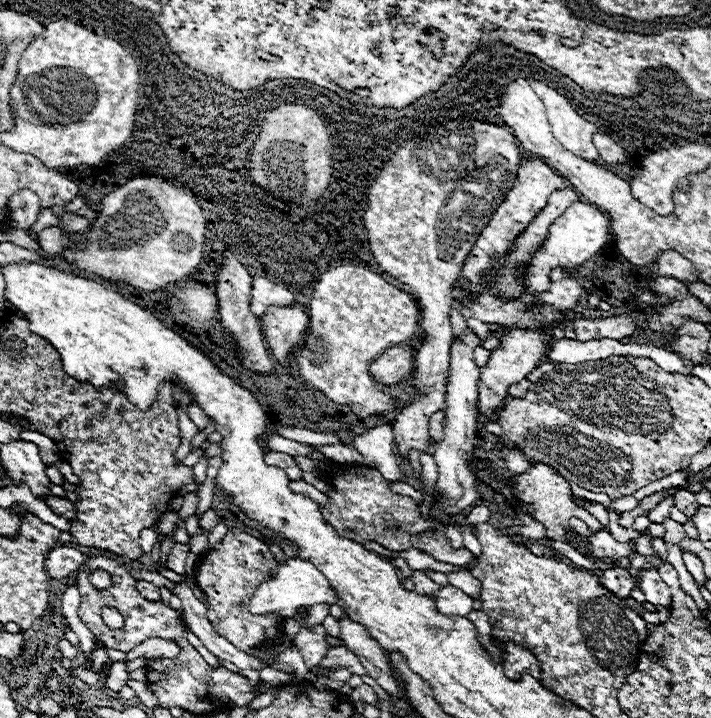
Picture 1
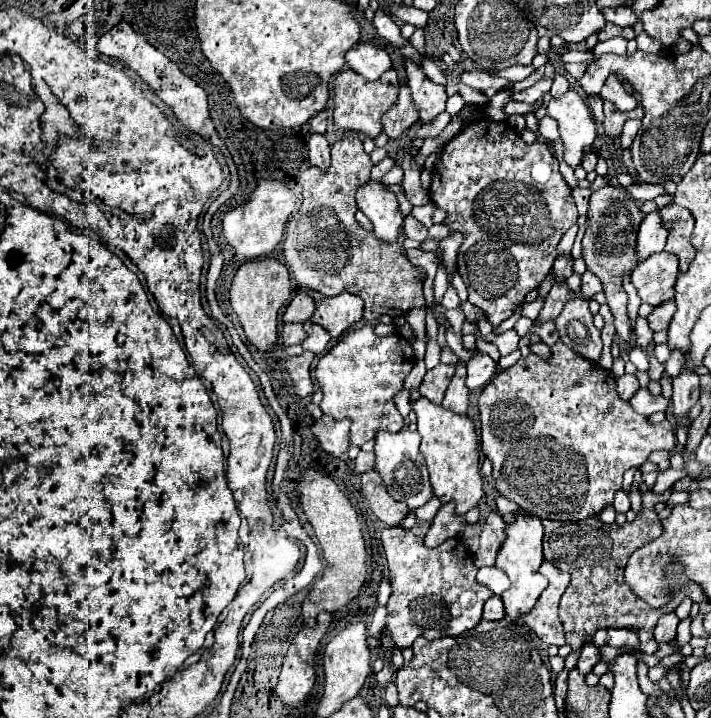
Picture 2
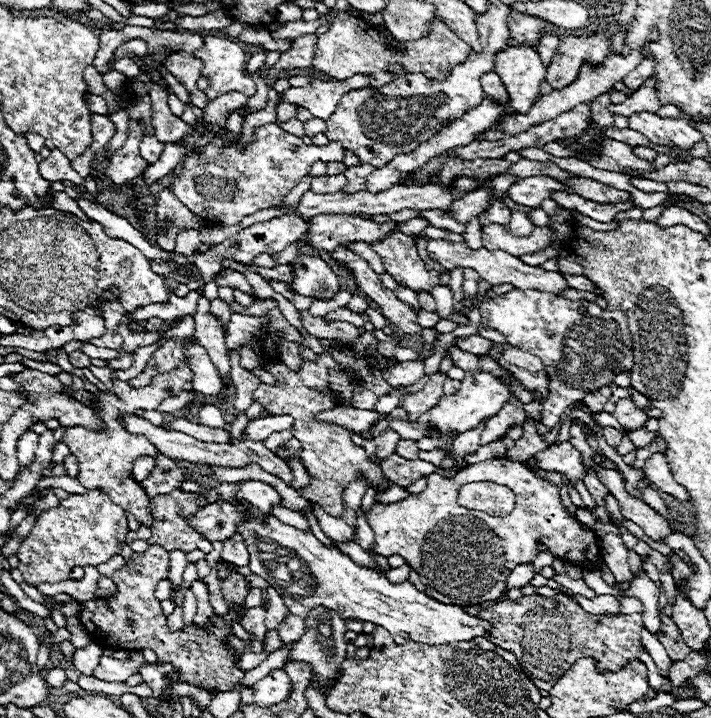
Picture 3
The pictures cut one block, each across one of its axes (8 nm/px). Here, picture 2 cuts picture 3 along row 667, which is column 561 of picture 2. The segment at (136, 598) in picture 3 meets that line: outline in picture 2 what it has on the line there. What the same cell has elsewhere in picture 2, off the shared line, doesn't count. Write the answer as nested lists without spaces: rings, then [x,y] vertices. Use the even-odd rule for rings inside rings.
[[[492,120],[464,124],[460,132],[444,146],[434,164],[430,200],[438,208],[446,210],[448,216],[444,224],[448,224],[450,230],[460,230],[464,234],[464,244],[458,252],[458,272],[468,286],[468,302],[482,308],[494,326],[506,320],[530,290],[540,286],[540,282],[552,270],[556,246],[562,234],[576,224],[578,218],[572,188],[562,178],[558,160],[550,154],[550,150],[540,142],[526,144],[514,128],[496,124]]]

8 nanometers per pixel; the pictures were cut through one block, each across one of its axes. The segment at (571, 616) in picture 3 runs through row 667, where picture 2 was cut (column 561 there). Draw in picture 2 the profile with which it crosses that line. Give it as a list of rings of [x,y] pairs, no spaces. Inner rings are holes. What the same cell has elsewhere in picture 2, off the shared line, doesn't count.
[[[668,488],[662,494],[654,494],[652,490],[642,494],[642,510],[638,512],[634,522],[624,522],[622,526],[612,522],[610,526],[594,514],[594,518],[586,518],[586,522],[558,522],[544,520],[544,558],[554,562],[560,570],[570,572],[570,586],[566,588],[560,600],[560,620],[566,634],[566,644],[576,652],[582,644],[596,634],[598,628],[626,628],[626,630],[654,630],[656,620],[676,608],[668,604],[662,608],[652,608],[642,602],[624,582],[624,566],[630,554],[648,544],[650,540],[662,534],[662,520],[658,518],[654,504],[666,502],[672,494]]]

